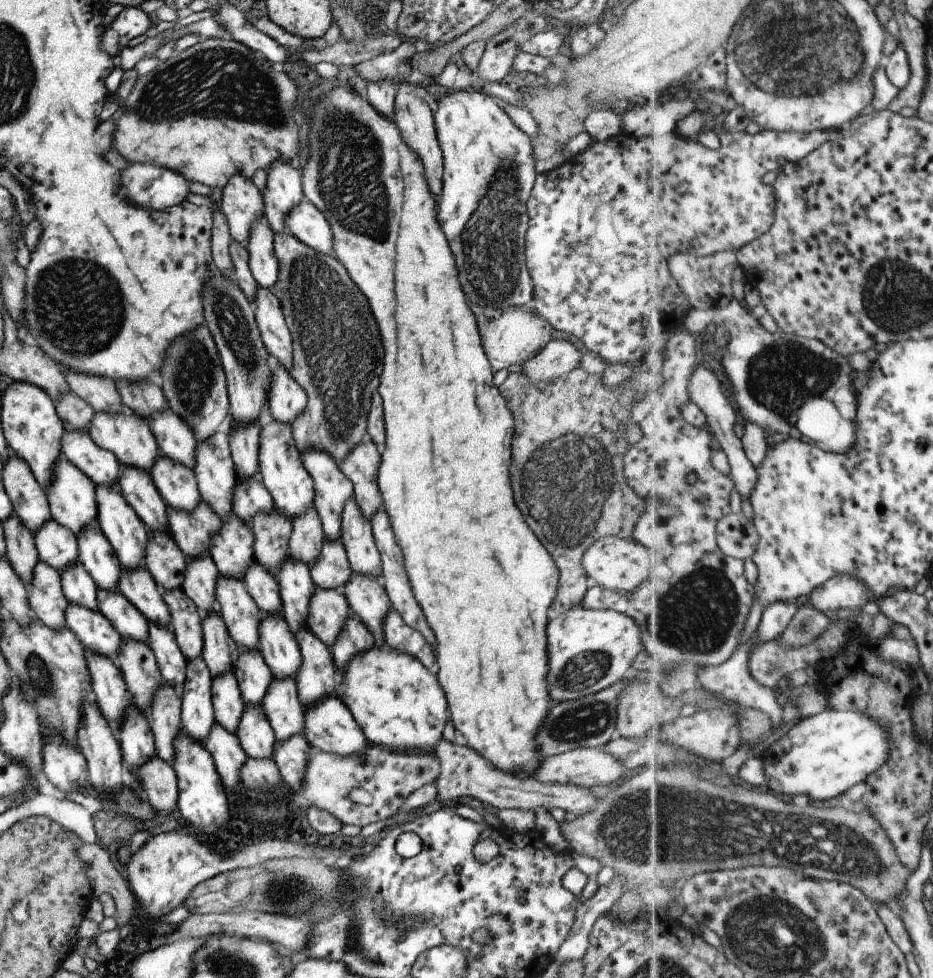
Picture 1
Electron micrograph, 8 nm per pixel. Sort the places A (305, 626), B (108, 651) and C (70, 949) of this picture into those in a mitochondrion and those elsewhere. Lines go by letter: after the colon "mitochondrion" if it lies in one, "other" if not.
A: other
B: other
C: other

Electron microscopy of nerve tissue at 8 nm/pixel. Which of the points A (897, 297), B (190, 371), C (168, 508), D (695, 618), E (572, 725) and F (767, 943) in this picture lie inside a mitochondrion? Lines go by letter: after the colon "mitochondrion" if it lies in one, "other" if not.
A: mitochondrion
B: mitochondrion
C: other
D: mitochondrion
E: mitochondrion
F: mitochondrion

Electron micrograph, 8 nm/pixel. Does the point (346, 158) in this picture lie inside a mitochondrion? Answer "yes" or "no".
yes

